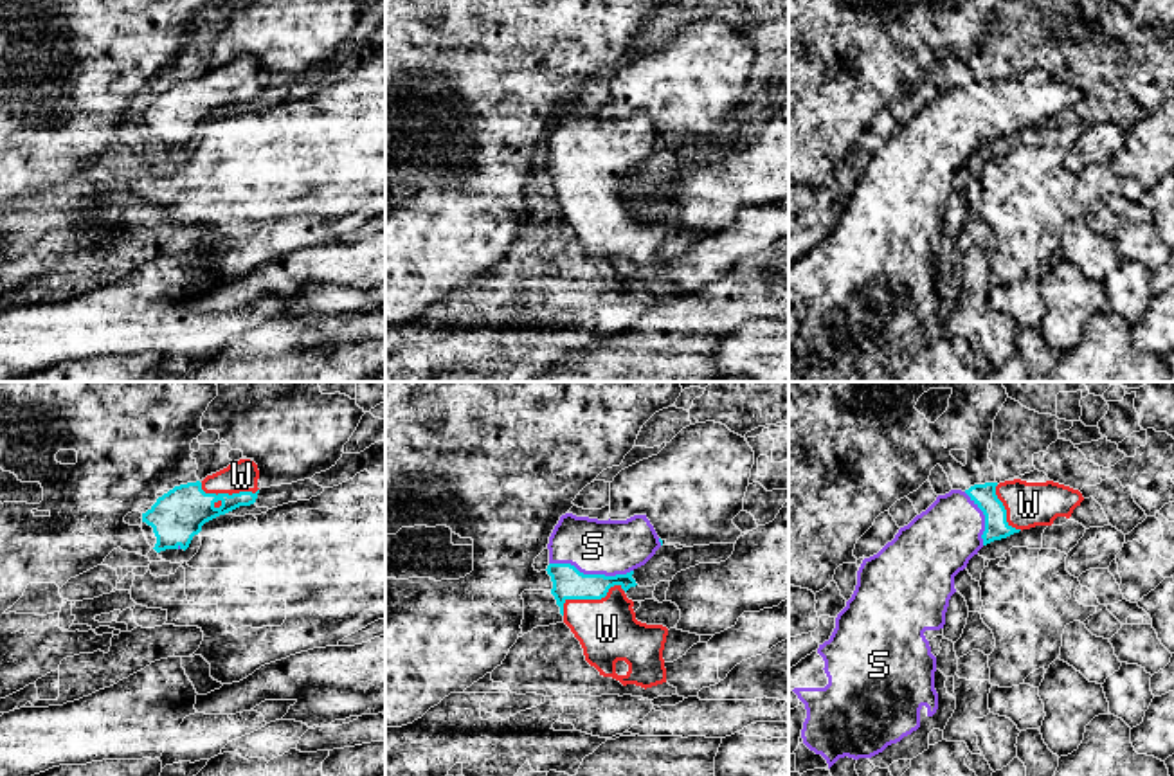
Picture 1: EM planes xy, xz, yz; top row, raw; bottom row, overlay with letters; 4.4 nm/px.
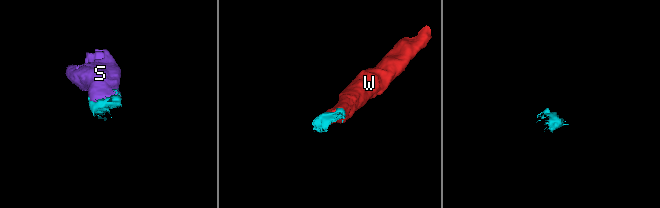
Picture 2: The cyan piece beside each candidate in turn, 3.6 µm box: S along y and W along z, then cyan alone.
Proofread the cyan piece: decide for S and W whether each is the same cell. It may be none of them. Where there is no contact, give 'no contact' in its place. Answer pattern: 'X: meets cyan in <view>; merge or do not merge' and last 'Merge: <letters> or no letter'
S: meets cyan in xz; merge
W: meets cyan in xz; merge
Merge: S, W

